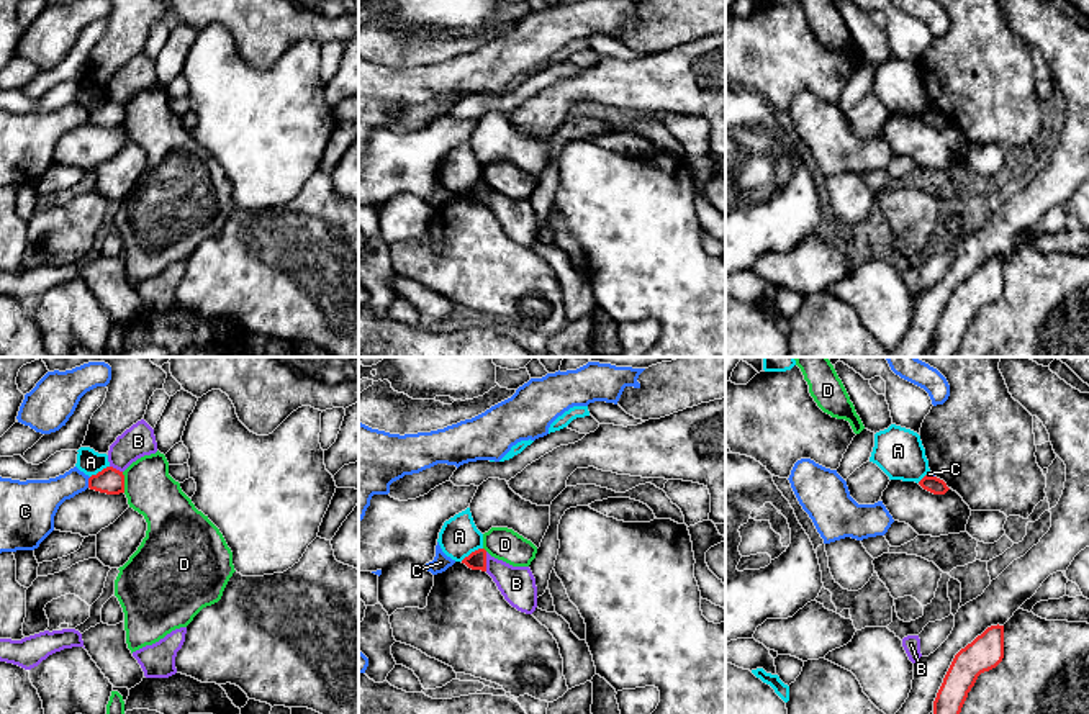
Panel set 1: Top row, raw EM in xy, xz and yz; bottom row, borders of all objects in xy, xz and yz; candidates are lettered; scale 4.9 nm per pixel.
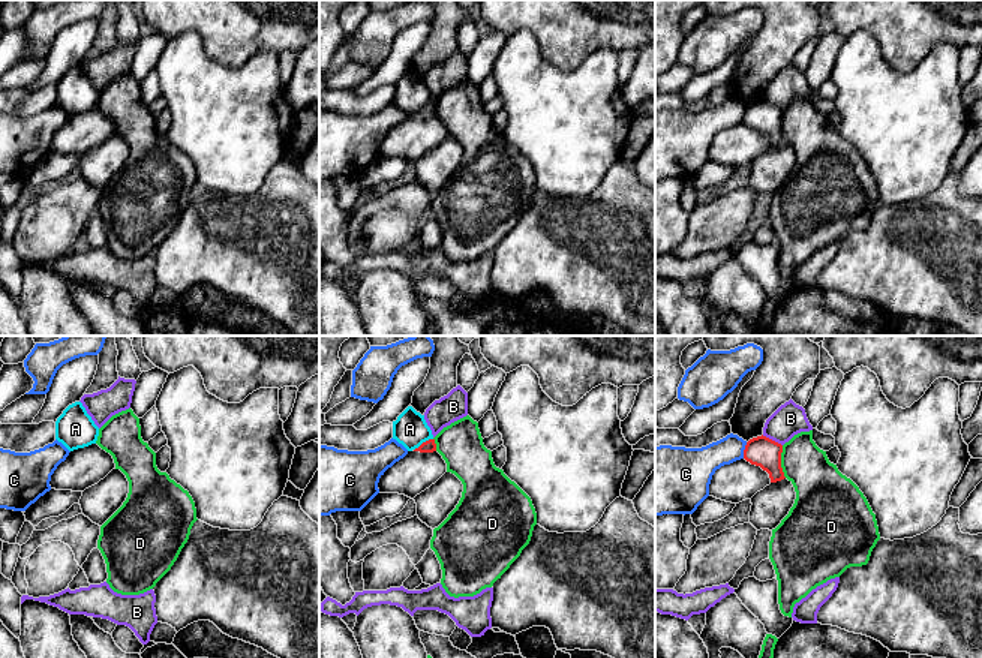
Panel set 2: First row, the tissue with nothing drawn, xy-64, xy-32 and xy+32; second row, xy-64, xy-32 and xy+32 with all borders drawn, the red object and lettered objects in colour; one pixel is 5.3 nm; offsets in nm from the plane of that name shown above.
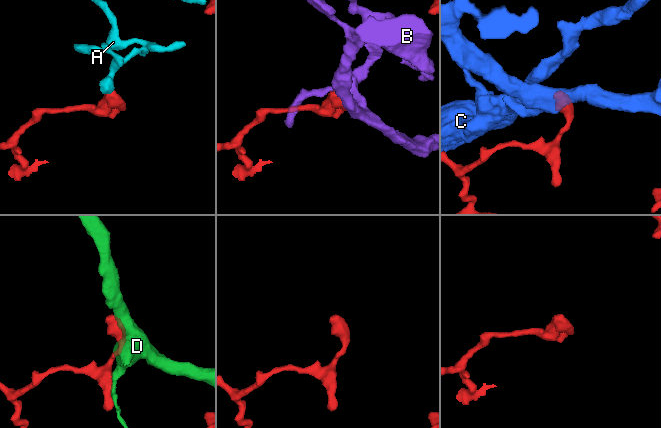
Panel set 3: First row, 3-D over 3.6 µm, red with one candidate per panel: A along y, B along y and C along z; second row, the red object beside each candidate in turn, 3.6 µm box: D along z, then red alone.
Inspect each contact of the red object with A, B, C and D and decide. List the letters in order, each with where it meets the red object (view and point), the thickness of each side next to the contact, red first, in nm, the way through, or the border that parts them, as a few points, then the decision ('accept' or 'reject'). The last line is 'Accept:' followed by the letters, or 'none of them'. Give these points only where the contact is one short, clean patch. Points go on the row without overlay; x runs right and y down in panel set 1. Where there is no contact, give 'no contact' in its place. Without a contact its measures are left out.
A: xz (472, 185) | 100/190 nm | along xz (482, 180), (460, 194) | reject
B: xz (485, 195) | 100/180 nm | reject
C: xy (89, 115) | 130/190 nm | reject
D: xy (123, 115) | 130/240 nm | reject
Accept: none of them

